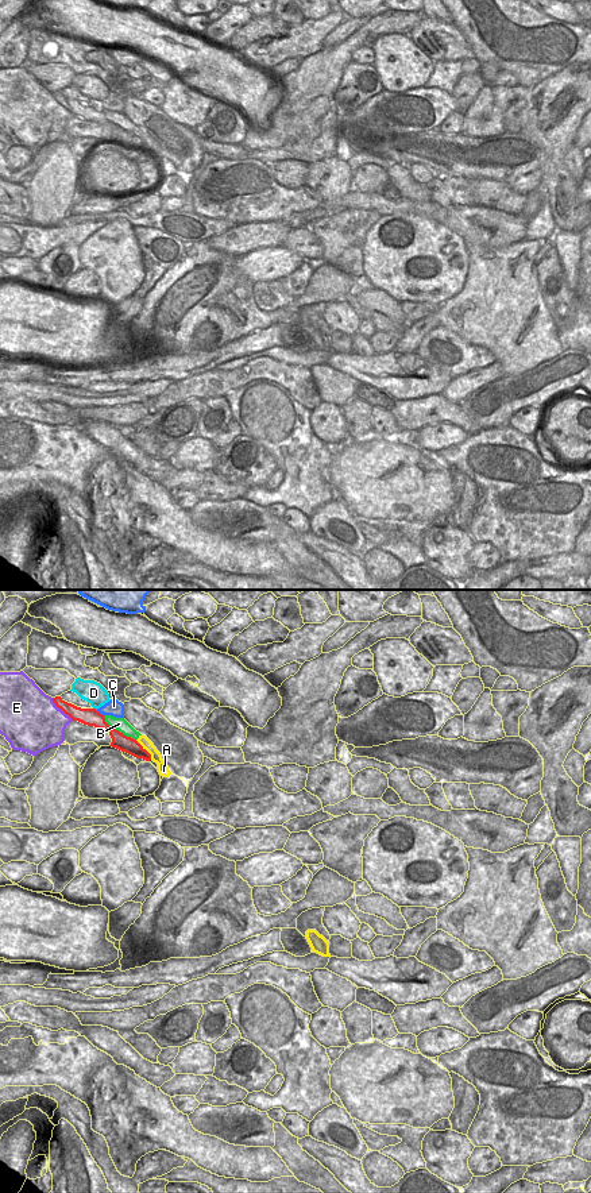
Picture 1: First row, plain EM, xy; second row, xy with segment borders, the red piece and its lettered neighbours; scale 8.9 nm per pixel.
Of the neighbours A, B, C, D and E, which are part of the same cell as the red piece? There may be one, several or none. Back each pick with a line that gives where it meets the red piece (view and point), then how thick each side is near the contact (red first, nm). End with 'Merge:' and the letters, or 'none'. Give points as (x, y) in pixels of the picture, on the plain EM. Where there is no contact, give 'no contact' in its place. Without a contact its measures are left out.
A: meets red in xy at (145, 145); 150 nm thick on the red side, 100 nm on the other
Merge: A

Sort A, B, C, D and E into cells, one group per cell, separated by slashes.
A / B / C / D / E

